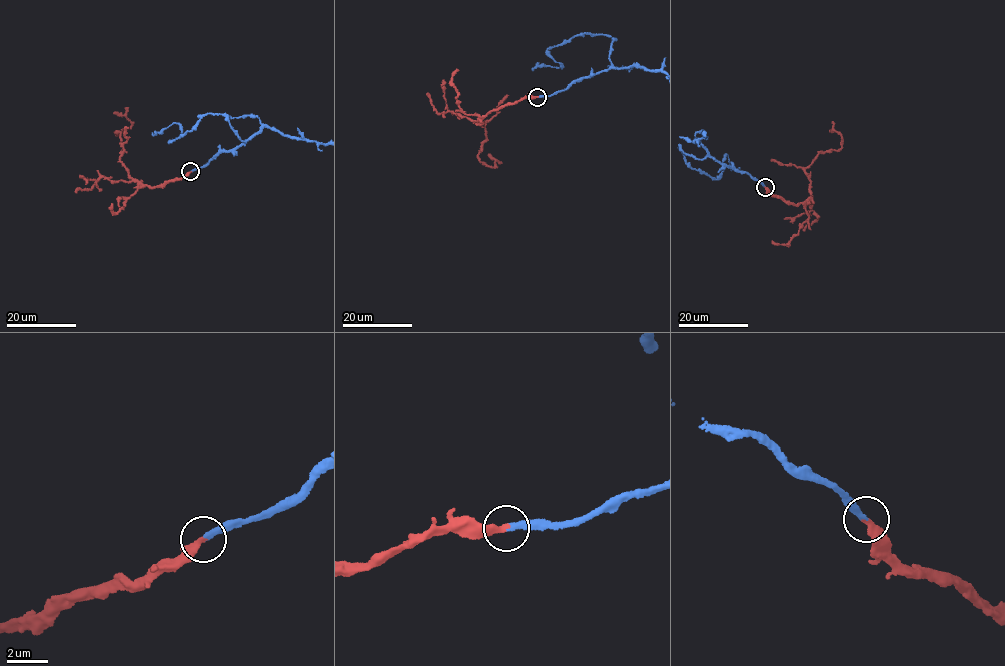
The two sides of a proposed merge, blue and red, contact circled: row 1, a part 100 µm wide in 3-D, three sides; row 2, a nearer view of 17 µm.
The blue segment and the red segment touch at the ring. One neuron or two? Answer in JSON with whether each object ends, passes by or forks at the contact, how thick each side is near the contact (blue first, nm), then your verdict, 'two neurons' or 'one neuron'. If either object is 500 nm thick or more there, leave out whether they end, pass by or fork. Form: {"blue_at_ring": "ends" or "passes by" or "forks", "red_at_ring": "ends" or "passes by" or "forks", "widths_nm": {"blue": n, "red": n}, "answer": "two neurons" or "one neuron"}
{"blue_at_ring": "ends", "red_at_ring": "ends", "widths_nm": {"blue": 280, "red": 340}, "answer": "one neuron"}

